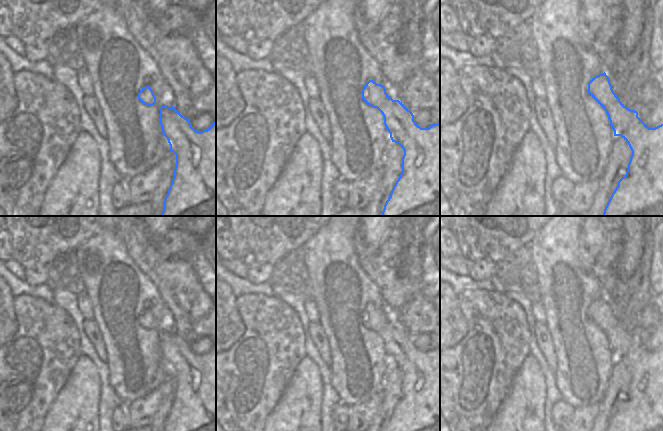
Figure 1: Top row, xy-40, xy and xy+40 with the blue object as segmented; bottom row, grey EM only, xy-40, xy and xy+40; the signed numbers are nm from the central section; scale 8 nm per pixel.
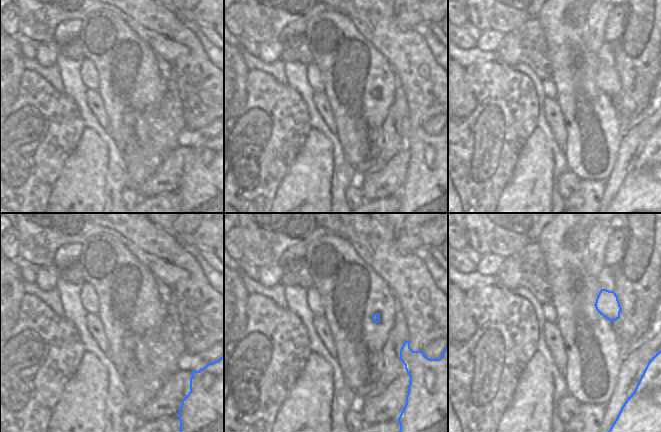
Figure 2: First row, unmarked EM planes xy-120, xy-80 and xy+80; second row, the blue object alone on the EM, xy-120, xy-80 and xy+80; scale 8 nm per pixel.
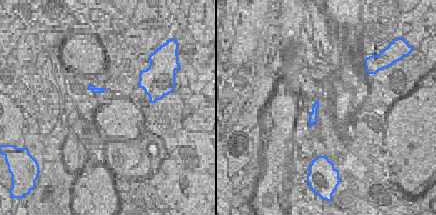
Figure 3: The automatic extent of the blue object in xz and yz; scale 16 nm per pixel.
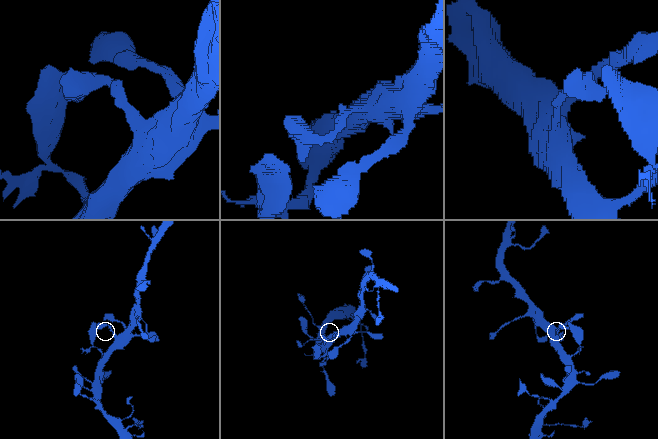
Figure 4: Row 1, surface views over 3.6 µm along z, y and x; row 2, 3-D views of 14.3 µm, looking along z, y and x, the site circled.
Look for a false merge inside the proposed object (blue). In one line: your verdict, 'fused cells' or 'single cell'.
single cell

